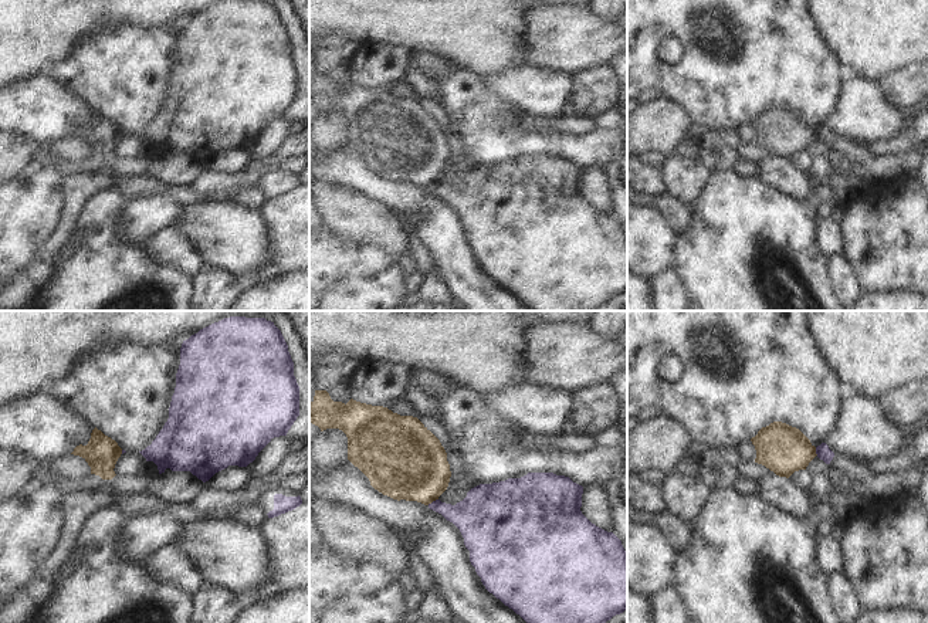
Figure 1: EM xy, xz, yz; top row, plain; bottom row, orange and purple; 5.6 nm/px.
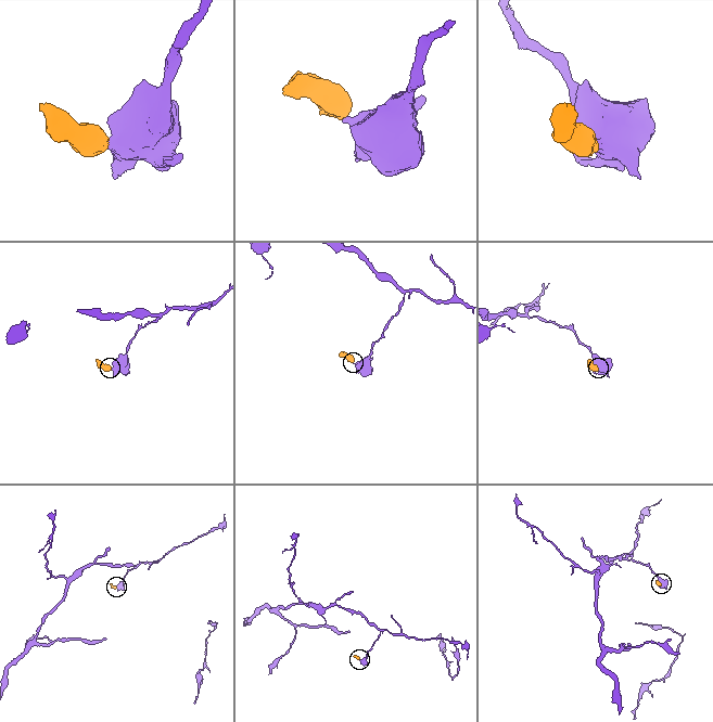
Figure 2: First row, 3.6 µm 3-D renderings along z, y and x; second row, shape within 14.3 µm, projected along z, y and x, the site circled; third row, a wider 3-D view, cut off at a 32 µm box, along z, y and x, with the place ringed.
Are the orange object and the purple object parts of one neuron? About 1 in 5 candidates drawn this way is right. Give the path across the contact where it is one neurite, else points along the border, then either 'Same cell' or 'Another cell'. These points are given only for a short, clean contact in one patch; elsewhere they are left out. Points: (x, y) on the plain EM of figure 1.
Boundary: xz (437, 180), (427, 186). Another cell

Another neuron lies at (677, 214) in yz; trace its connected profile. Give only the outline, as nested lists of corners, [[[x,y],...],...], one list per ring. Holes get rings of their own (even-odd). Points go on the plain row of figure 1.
[[[668,193],[654,199],[653,206],[664,216],[674,233],[680,236],[690,224],[690,207]]]

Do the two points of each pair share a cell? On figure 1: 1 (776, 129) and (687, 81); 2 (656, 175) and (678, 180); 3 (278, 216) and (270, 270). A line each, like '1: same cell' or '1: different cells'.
1: same cell
2: different cells
3: same cell

